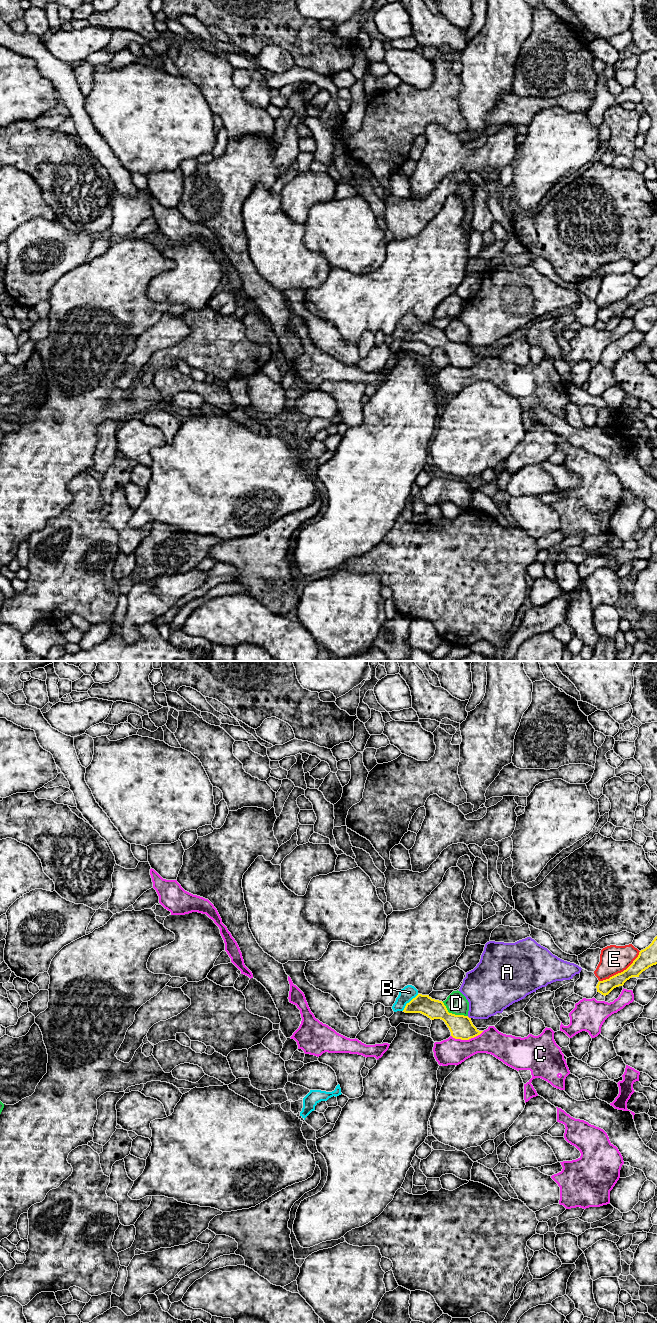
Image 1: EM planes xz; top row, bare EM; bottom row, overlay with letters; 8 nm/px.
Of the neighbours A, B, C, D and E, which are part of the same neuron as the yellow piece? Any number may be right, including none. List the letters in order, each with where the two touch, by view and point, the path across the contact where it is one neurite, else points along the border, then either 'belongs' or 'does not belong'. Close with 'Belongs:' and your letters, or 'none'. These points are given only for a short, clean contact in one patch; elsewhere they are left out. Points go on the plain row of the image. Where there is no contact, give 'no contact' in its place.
A: contact xz (468, 345); border xz (467, 344), (470, 346); does not belong
B: contact xz (410, 329); way xz (434, 337), (424, 332), (410, 329), (409, 320); belongs
C: contact xz (467, 367); does not belong
D: contact xz (453, 342); does not belong
E: contact xz (621, 300); does not belong
Belongs: B

